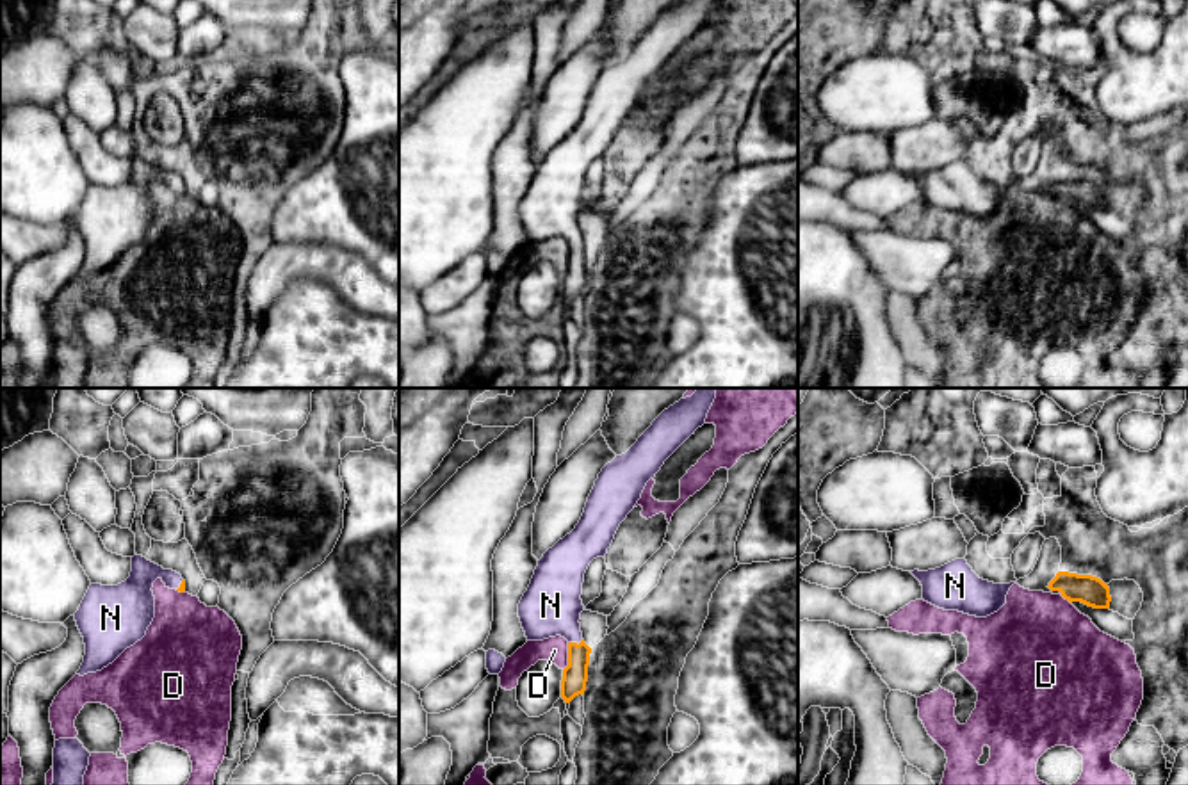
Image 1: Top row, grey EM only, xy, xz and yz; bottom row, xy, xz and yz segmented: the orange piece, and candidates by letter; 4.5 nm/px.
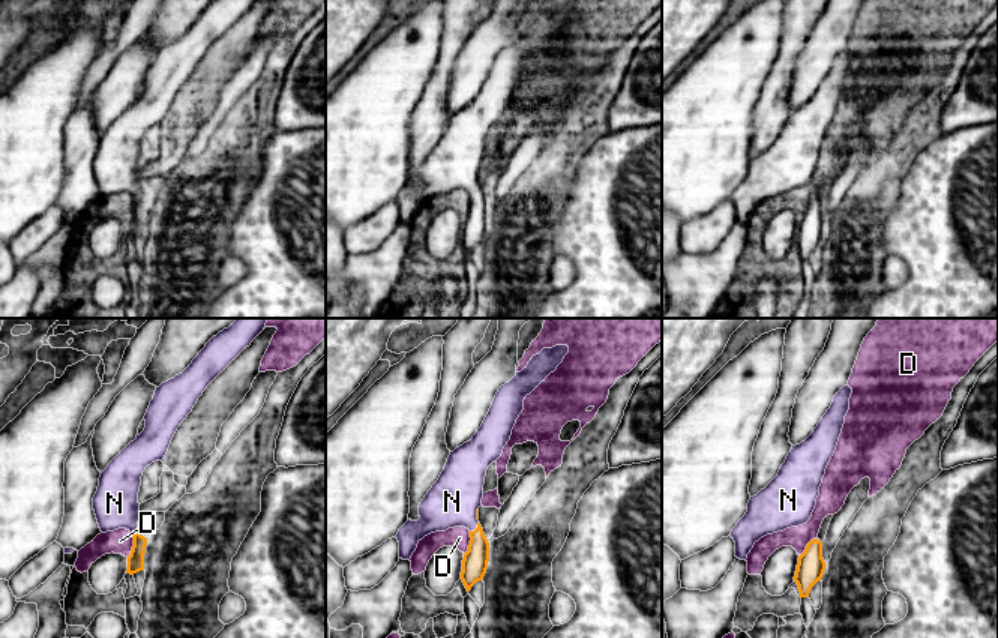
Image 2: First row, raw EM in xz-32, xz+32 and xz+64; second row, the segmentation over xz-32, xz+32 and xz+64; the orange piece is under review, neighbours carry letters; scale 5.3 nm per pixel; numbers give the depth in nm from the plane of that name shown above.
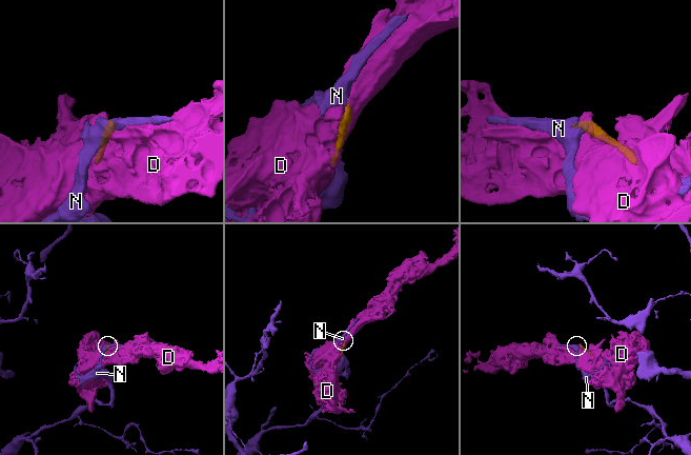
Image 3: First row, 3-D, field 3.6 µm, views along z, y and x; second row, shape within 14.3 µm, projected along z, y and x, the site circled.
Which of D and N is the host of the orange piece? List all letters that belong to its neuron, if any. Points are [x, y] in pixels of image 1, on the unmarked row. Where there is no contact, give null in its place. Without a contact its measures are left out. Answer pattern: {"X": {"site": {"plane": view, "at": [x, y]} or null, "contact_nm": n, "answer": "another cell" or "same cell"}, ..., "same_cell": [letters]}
{"D": {"site": {"plane": "xz", "at": [569, 258]}, "contact_nm": 130, "answer": "another cell"}, "N": {"site": {"plane": "xz", "at": [576, 244]}, "contact_nm": 70, "answer": "same cell"}, "same_cell": ["N"]}

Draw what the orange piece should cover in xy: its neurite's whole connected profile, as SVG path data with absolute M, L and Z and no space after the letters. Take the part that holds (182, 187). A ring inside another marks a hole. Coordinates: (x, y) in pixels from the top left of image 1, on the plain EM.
M142 157L132 158L130 178L118 187L91 185L78 212L75 214L77 228L84 239L85 256L77 276L96 274L112 265L126 249L134 247L146 237L155 219L153 183L160 180L166 189L185 192L185 182L173 171L148 162Z

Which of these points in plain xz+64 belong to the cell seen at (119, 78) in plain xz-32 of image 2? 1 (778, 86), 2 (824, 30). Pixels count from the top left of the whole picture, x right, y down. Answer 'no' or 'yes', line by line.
1: no
2: yes

